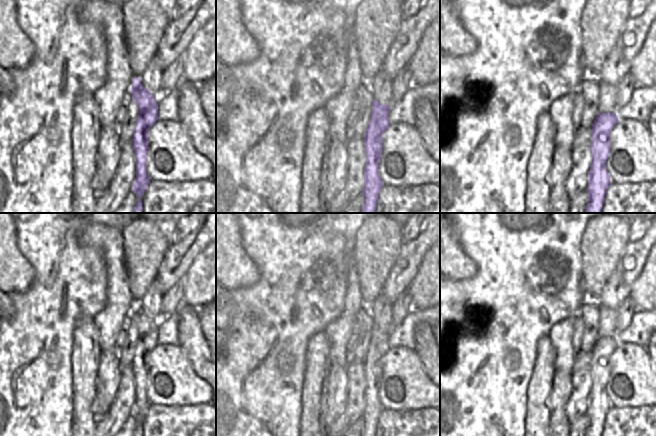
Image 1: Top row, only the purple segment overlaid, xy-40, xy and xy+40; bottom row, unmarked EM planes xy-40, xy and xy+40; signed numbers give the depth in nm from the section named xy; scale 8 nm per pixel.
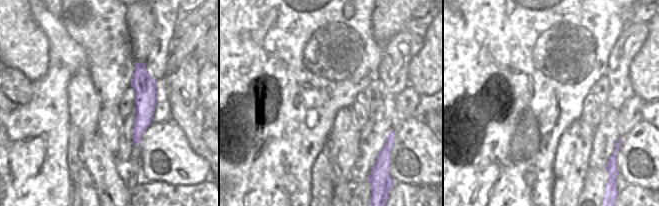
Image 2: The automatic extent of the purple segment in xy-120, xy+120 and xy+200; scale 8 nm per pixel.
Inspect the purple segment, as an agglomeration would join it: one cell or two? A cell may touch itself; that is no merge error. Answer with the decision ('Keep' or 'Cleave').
Keep

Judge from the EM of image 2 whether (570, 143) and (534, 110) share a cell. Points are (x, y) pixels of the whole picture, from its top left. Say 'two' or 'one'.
two

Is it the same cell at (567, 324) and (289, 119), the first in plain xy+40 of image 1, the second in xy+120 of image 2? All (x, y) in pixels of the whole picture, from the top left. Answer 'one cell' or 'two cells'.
two cells

